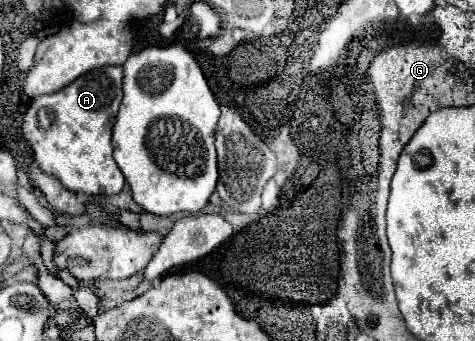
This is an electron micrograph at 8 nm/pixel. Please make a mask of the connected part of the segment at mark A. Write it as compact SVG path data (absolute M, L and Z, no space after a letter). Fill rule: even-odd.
M100 67L84 73L68 87L40 95L24 115L24 137L36 161L54 173L62 185L84 195L116 195L124 187L124 175L112 157L112 125L122 103L122 67Z

